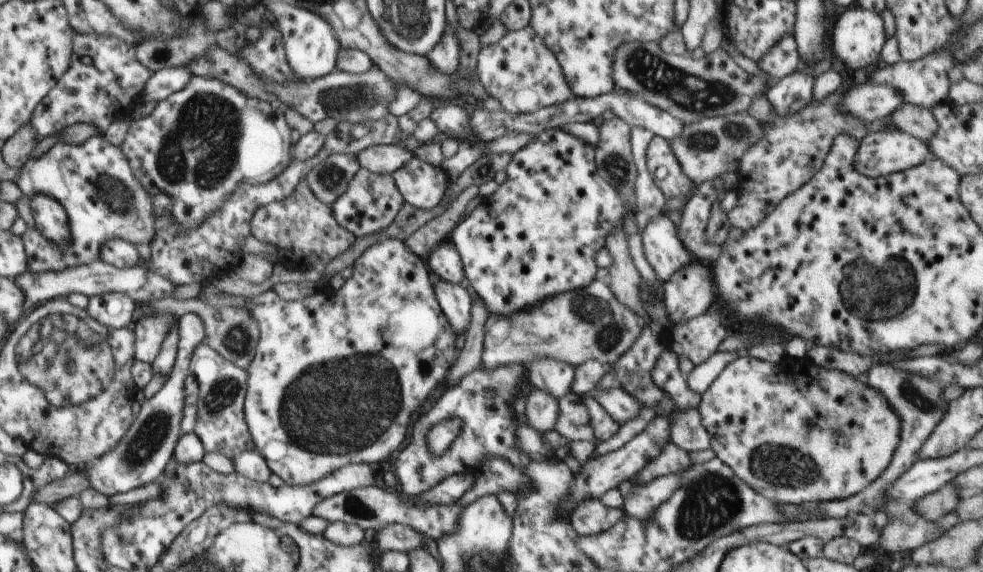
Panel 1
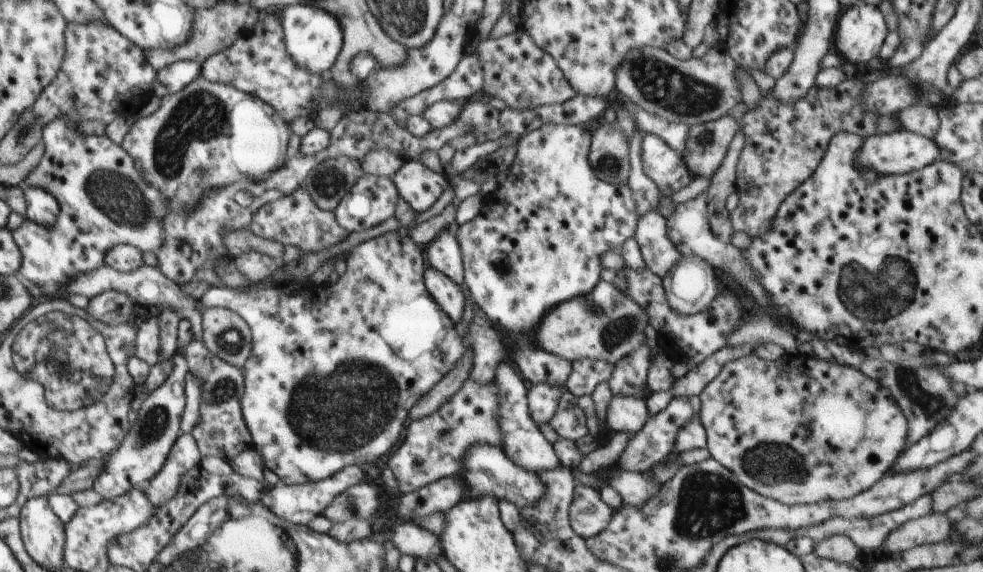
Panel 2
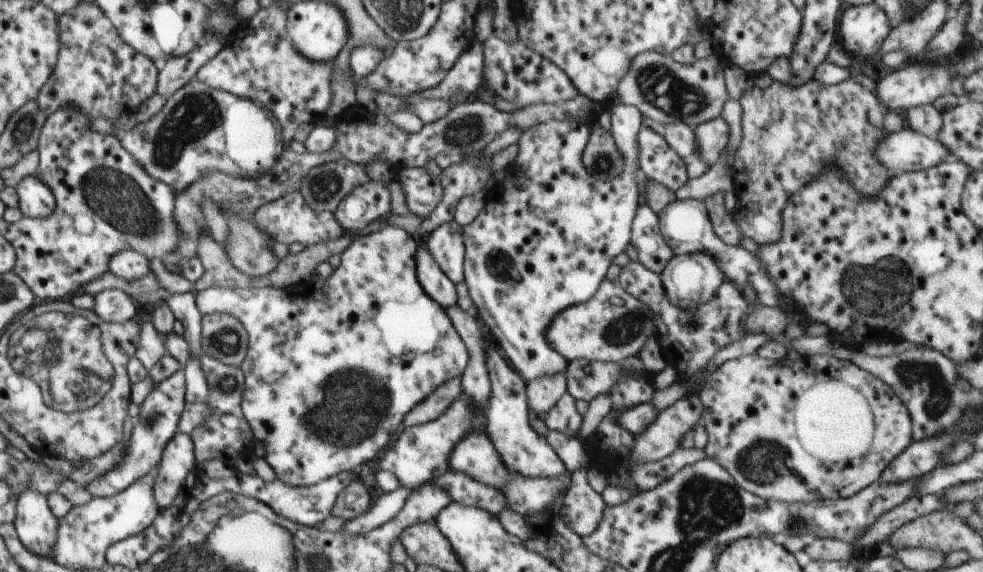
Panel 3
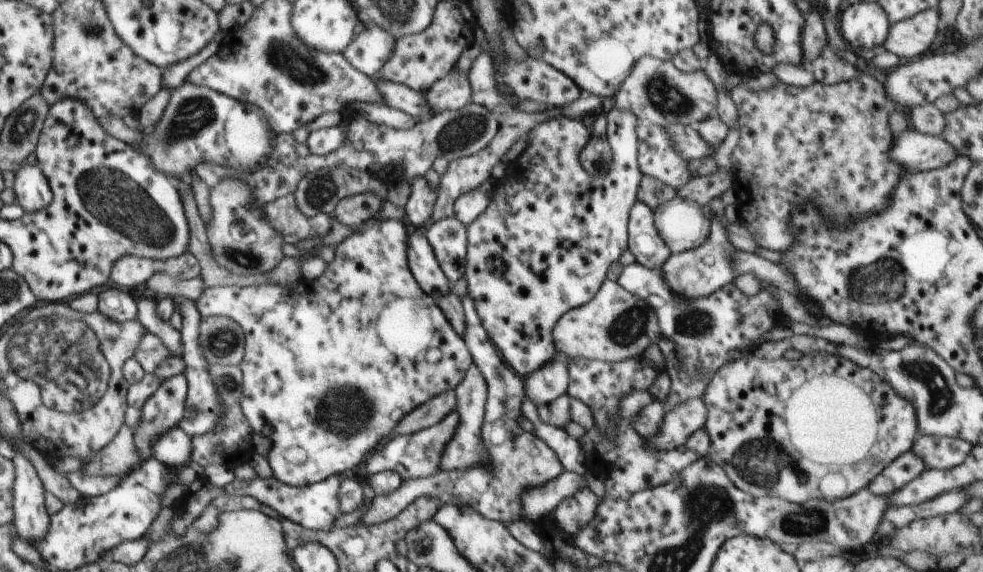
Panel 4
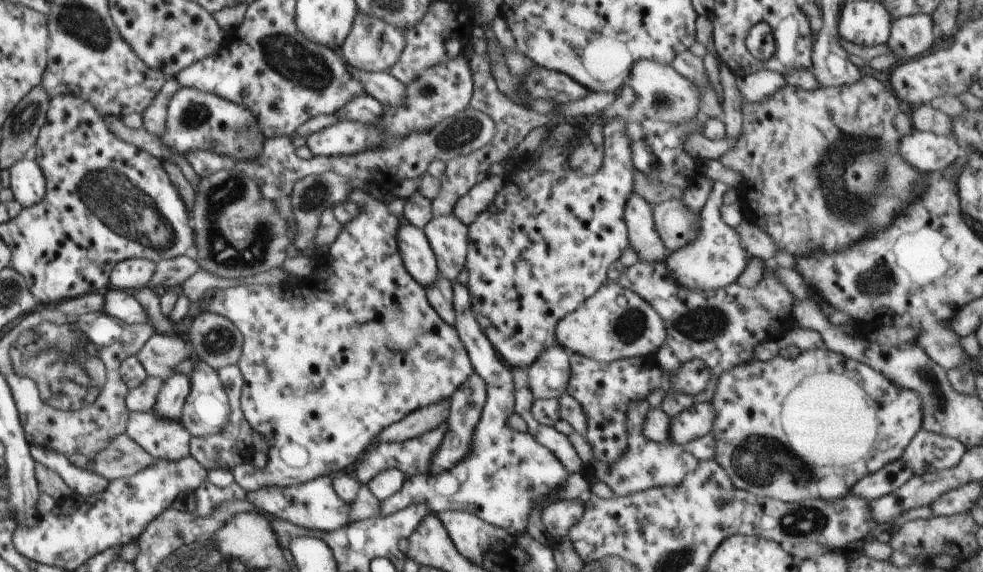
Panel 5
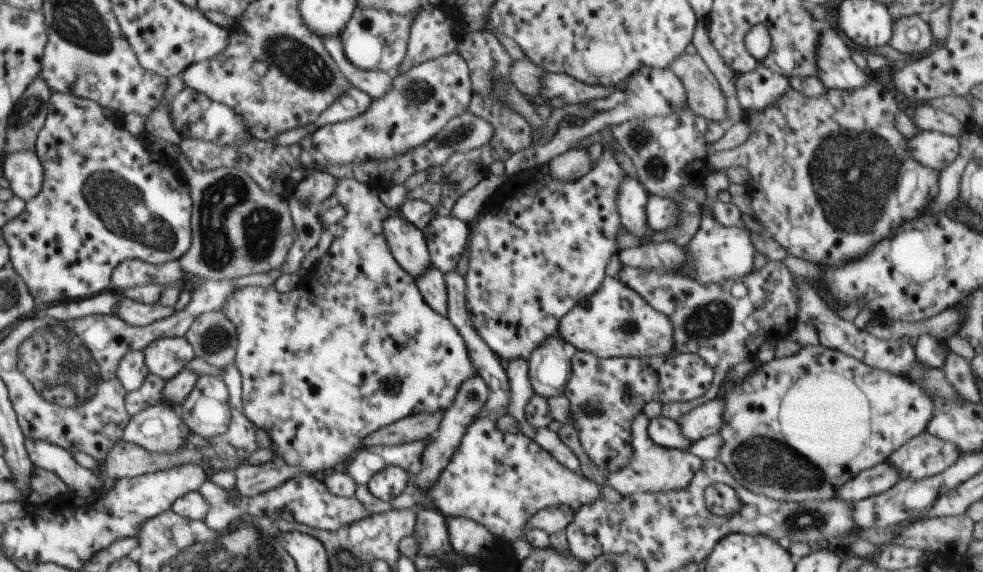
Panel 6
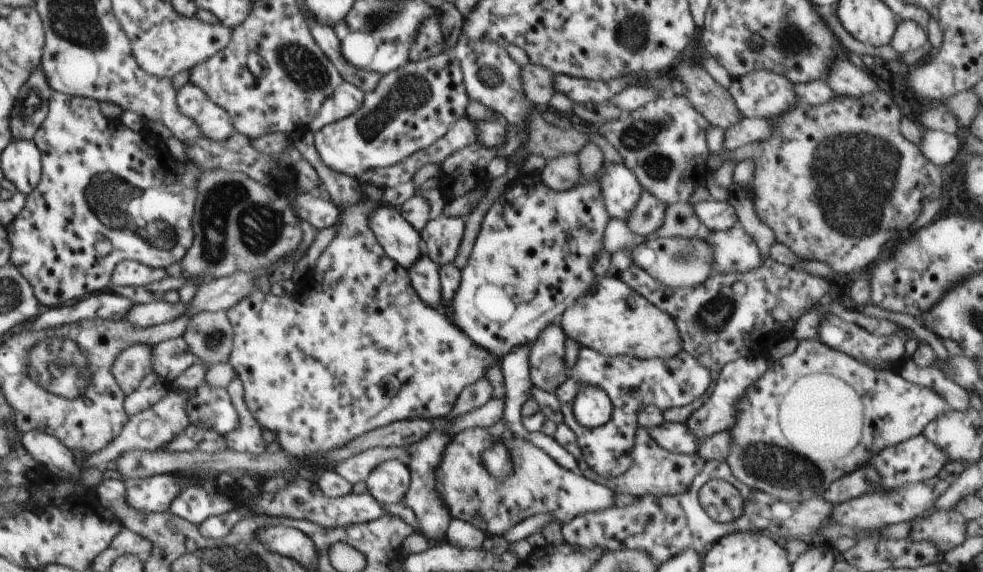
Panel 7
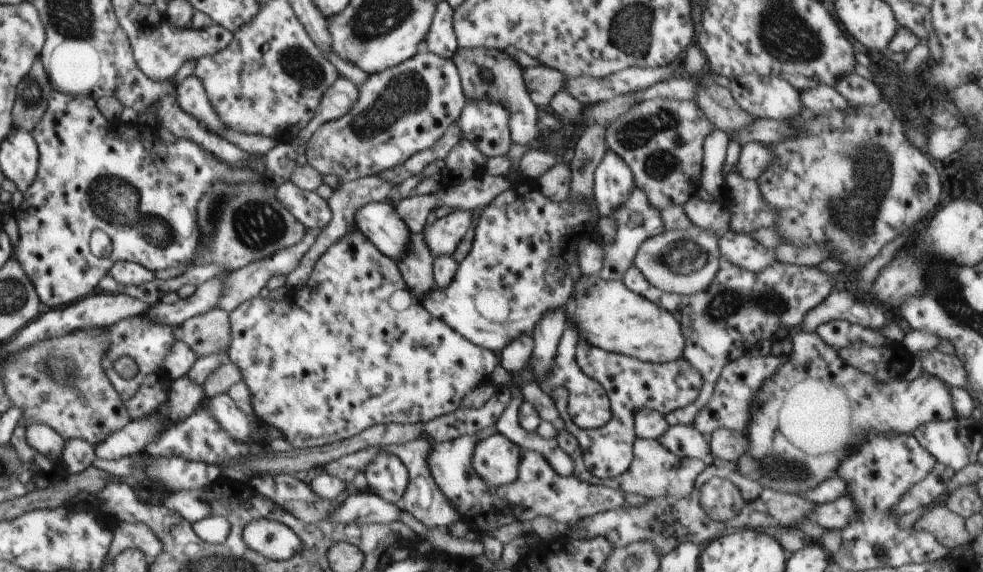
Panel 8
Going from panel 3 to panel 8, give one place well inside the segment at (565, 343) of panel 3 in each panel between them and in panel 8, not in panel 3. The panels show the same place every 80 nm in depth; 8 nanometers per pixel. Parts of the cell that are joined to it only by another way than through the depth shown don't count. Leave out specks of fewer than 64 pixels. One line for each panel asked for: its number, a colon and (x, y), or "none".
4: (615, 325)
5: (615, 323)
6: (615, 321)
7: (613, 319)
8: (608, 315)

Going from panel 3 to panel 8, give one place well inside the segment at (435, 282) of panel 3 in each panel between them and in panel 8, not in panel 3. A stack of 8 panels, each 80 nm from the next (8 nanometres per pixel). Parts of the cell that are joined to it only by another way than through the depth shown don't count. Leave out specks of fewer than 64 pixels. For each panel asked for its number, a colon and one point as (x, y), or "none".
4: (421, 259)
5: (419, 259)
6: (407, 243)
7: (402, 242)
8: (378, 221)

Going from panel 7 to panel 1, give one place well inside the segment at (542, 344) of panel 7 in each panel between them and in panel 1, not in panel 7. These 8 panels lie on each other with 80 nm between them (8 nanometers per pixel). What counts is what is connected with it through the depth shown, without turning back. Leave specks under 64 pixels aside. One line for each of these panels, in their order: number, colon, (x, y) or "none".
1: (541, 409)
2: (543, 399)
3: (543, 393)
4: (550, 381)
5: (548, 376)
6: (549, 368)

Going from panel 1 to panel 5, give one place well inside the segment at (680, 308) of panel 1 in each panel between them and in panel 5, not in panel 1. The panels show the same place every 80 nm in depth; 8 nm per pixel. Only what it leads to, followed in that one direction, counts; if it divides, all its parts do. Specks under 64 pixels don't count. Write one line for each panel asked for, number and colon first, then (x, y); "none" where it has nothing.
2: (690, 286)
3: (691, 280)
4: (695, 273)
5: (716, 258)

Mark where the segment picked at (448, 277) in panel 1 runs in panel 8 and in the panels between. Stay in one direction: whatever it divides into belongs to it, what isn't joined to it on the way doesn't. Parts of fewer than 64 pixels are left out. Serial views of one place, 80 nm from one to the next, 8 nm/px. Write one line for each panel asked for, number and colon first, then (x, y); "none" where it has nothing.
2: (443, 254)
3: (445, 244)
4: (448, 237)
5: (447, 235)
6: (446, 236)
7: (441, 237)
8: (443, 237)

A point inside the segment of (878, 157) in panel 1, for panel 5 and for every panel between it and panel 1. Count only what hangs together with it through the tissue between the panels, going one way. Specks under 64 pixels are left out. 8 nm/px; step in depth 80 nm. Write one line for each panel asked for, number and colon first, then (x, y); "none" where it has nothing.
2: (899, 152)
3: (905, 151)
4: (916, 152)
5: (927, 152)

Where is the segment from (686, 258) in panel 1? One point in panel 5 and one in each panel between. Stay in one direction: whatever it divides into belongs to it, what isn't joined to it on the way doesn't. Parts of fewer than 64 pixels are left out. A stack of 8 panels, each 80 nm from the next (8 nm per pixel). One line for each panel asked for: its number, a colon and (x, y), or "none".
2: (660, 255)
3: (653, 252)
4: (645, 243)
5: (644, 239)

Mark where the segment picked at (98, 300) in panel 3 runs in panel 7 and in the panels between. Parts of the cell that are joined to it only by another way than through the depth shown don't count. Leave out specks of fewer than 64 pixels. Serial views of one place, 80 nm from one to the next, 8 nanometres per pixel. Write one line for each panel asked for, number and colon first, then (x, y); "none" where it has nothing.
4: (119, 306)
5: (117, 303)
6: (133, 313)
7: (145, 315)

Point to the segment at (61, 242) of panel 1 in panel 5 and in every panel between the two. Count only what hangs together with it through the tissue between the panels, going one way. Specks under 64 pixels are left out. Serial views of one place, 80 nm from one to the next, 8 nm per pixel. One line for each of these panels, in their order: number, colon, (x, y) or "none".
2: (43, 209)
3: (36, 200)
4: (32, 189)
5: (27, 181)

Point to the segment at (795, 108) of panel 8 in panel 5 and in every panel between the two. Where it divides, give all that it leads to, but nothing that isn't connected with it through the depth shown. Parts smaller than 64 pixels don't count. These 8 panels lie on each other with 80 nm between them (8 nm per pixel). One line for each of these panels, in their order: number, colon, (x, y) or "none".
5: (756, 87)
6: (757, 90)
7: (760, 94)

